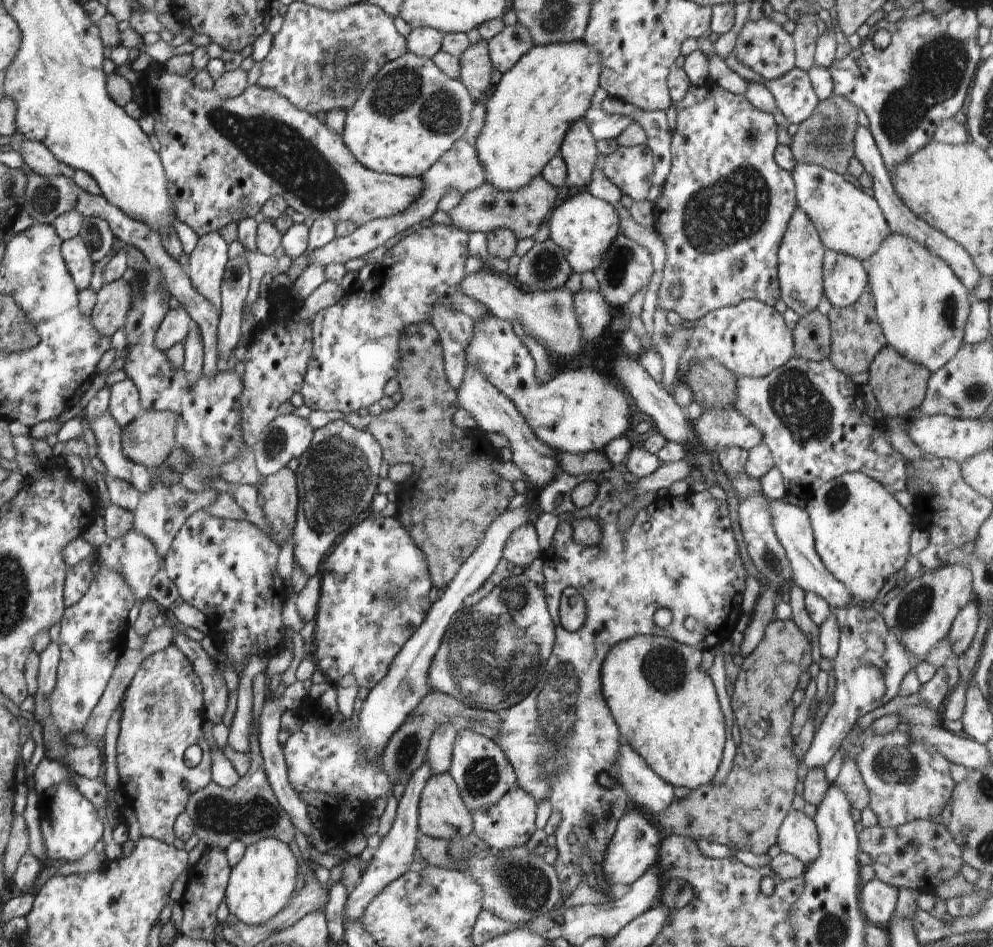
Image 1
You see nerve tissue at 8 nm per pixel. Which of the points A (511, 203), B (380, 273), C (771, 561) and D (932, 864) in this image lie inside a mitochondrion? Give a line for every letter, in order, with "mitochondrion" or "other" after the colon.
A: other
B: other
C: mitochondrion
D: other

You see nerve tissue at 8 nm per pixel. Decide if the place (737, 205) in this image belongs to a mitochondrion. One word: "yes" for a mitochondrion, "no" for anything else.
yes

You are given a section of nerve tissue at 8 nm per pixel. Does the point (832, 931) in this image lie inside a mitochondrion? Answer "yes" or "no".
yes

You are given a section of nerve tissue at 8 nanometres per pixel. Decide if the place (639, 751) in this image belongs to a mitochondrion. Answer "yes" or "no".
no

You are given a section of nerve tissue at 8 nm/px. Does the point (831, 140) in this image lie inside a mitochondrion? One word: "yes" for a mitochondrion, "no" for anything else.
yes

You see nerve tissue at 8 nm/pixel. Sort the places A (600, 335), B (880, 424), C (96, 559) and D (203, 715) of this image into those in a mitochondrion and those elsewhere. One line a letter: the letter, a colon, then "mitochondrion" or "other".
A: other
B: other
C: other
D: other

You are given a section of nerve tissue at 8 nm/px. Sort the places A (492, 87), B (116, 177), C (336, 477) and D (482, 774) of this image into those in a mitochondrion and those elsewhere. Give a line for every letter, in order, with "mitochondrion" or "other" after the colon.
A: other
B: other
C: mitochondrion
D: mitochondrion

